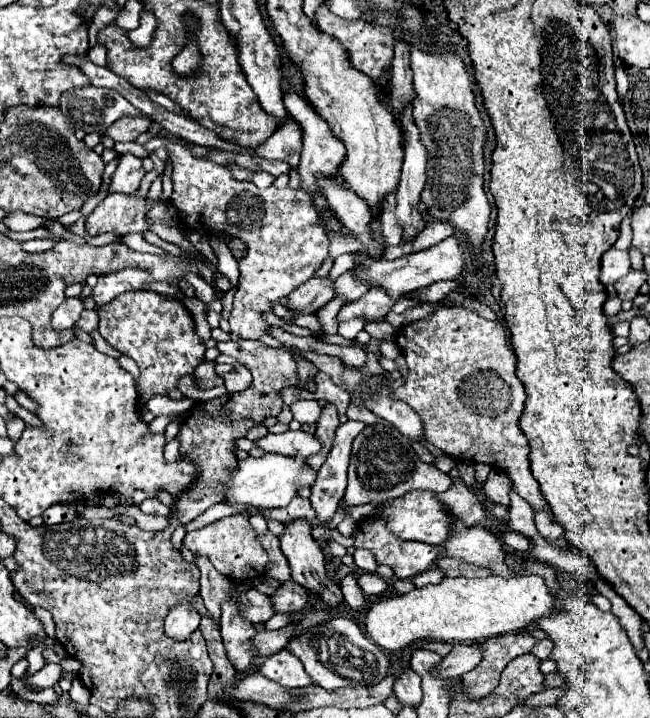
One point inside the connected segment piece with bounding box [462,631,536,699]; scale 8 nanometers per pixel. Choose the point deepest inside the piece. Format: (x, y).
(499, 651)

